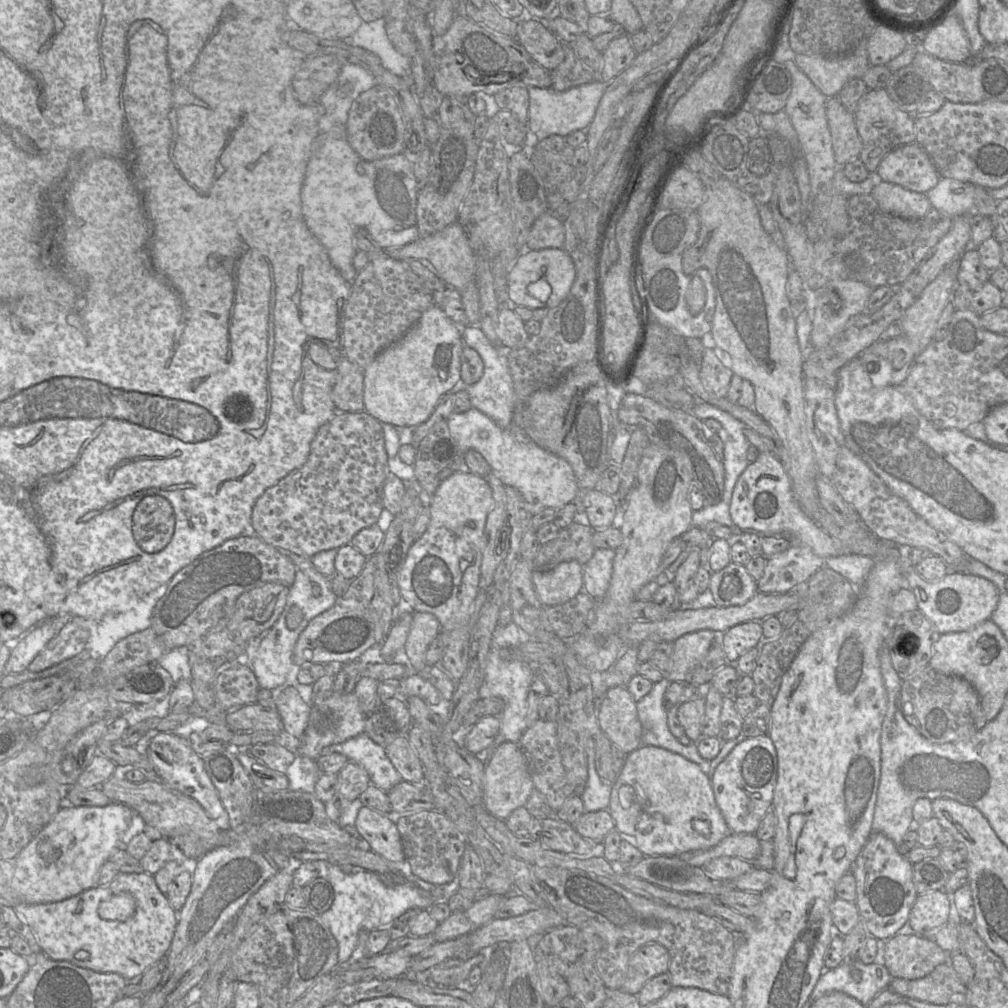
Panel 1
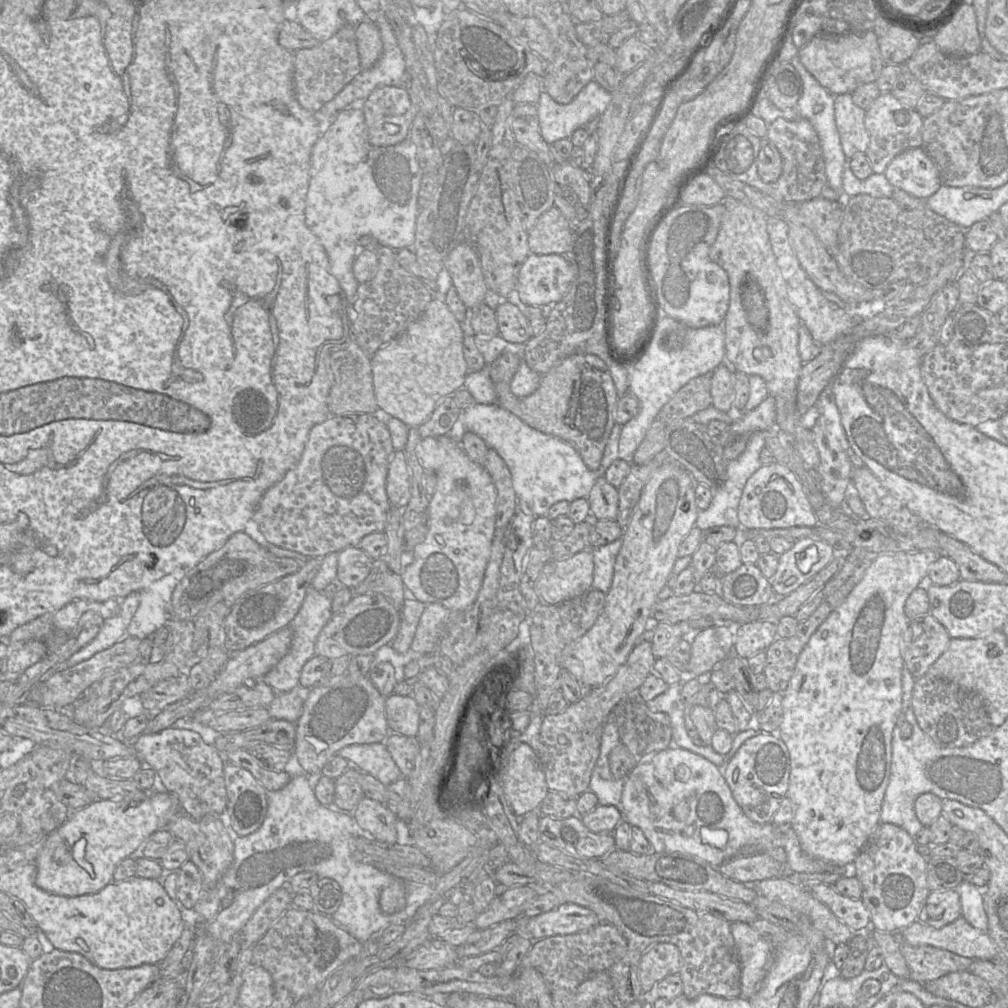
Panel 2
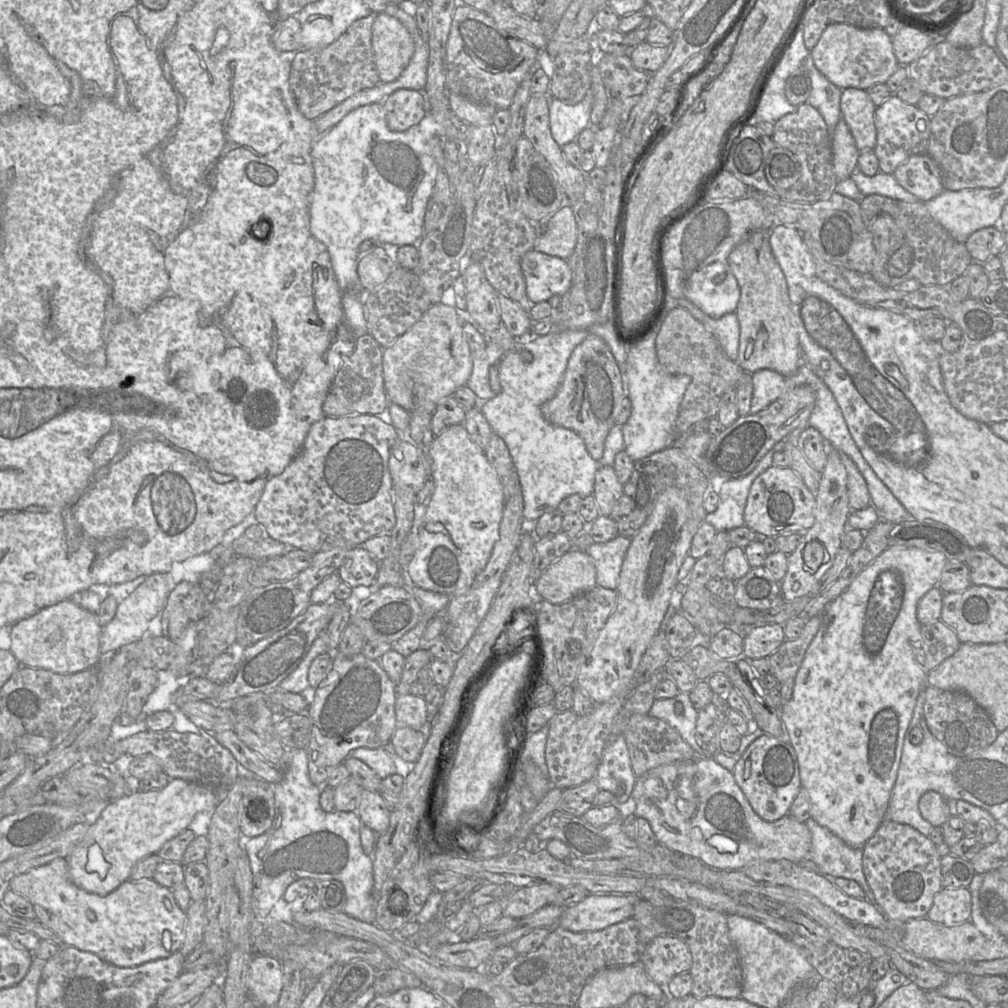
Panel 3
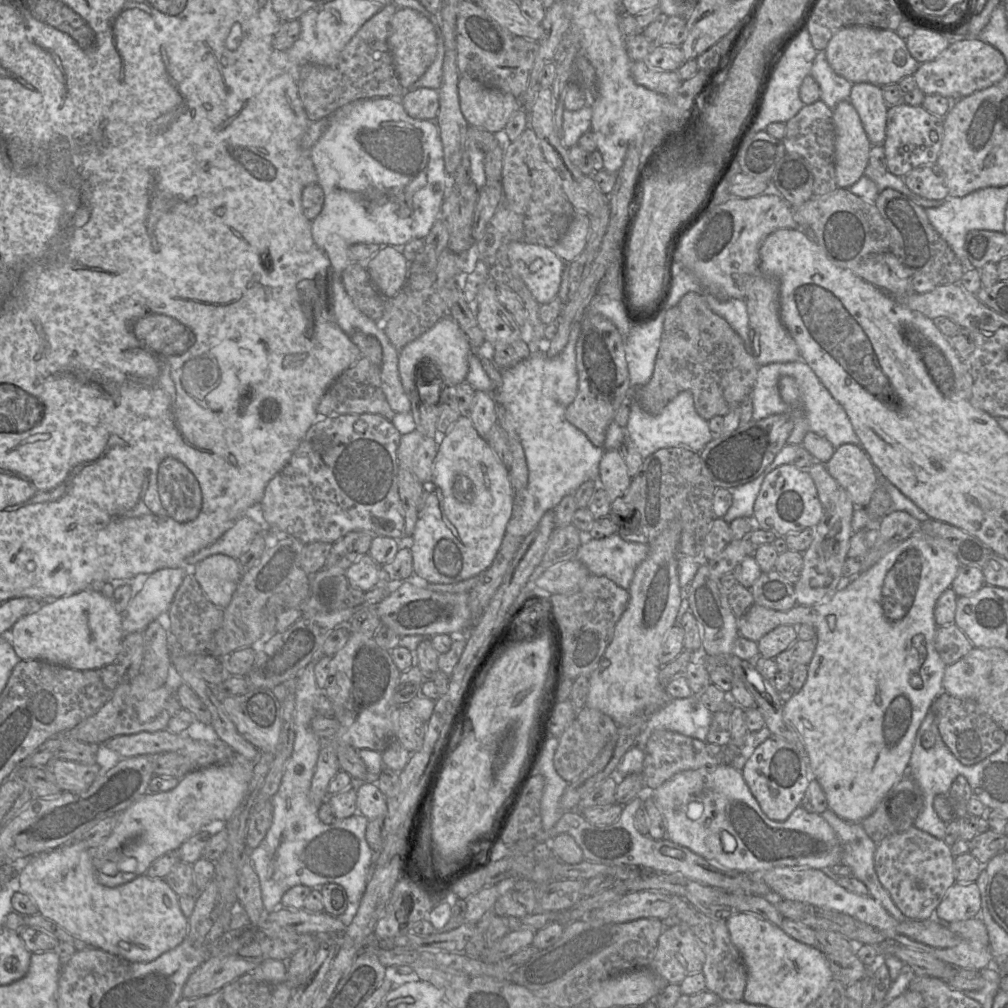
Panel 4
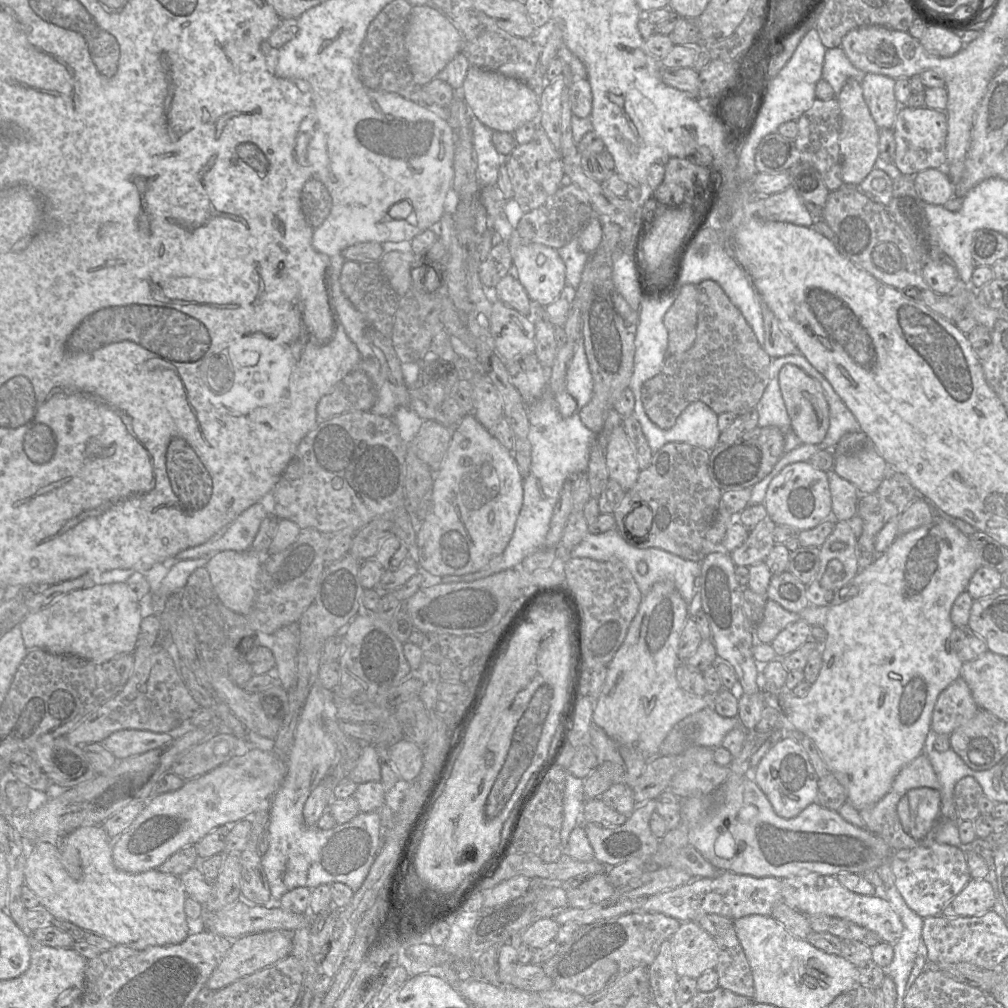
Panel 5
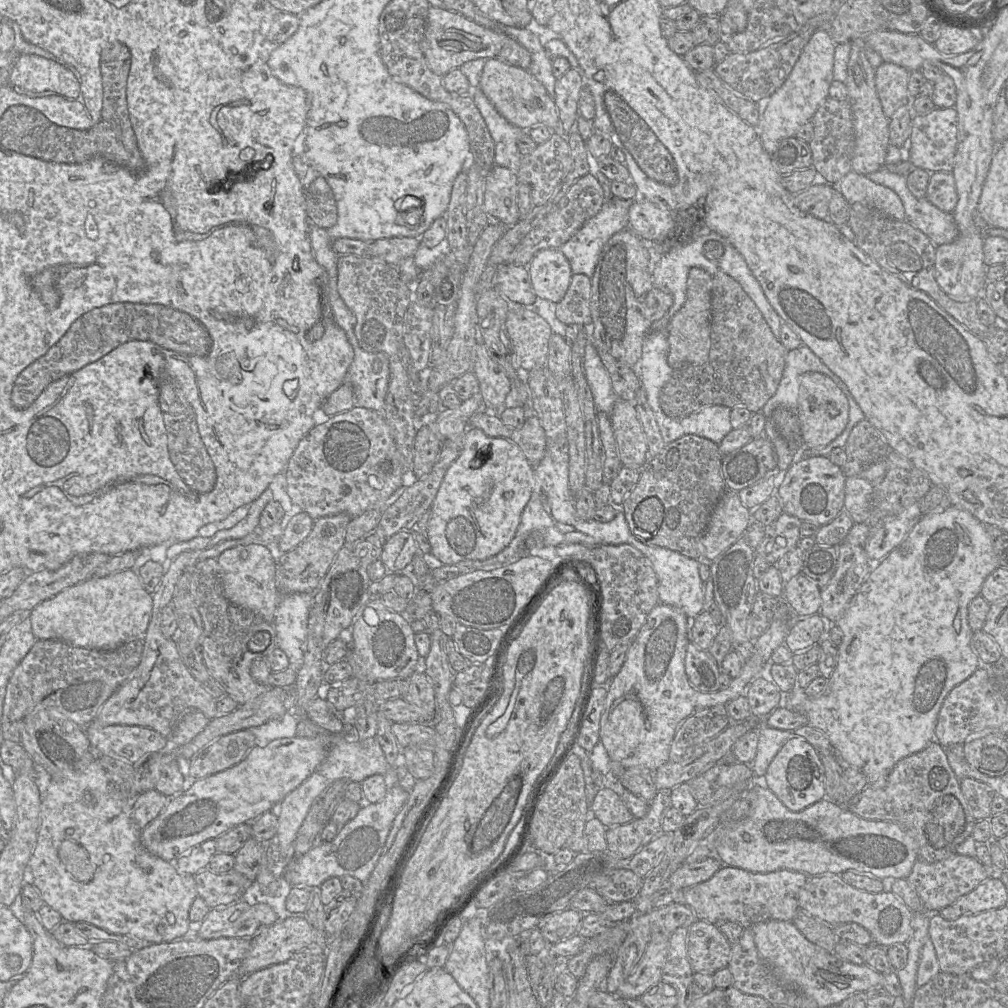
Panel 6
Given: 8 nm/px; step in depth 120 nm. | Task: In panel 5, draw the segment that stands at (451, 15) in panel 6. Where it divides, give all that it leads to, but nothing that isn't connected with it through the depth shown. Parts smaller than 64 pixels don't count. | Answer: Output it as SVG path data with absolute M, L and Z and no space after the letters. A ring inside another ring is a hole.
M413 6L405 35L408 63L414 81L423 86L431 82L462 50L462 36L453 22L440 10Z

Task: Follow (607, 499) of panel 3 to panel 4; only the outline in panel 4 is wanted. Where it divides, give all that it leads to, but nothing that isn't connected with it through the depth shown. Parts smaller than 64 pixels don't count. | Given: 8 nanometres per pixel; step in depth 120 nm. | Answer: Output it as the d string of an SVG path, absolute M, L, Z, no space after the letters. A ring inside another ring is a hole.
M619 449L605 450L599 463L598 483L611 503L625 494L631 479Z

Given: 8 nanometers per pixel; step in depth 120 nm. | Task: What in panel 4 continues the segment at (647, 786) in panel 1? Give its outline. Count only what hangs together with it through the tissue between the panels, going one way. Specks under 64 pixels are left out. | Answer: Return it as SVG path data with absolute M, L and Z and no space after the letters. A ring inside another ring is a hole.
M720 763L714 770L700 768L675 774L651 791L667 828L667 838L690 849L709 863L744 874L754 874L774 867L810 867L823 870L841 864L842 844L830 824L820 815L797 807L785 821L771 820L753 796L742 772Z

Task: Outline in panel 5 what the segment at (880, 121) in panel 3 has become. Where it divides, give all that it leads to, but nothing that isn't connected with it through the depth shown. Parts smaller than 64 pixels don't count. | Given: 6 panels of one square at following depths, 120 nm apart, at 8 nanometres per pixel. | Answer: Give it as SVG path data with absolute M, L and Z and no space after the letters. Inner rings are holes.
M900 105L892 126L896 143L893 163L903 175L915 175L928 168L946 166L946 138L948 133L946 109L910 108Z

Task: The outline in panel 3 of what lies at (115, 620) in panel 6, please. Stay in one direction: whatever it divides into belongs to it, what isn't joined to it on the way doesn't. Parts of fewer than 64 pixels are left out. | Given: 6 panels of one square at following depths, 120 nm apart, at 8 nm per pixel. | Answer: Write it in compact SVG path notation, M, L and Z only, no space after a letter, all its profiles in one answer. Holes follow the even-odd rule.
M66 599L14 624L10 651L21 666L73 674L99 663L102 629L96 613L83 609L72 599Z

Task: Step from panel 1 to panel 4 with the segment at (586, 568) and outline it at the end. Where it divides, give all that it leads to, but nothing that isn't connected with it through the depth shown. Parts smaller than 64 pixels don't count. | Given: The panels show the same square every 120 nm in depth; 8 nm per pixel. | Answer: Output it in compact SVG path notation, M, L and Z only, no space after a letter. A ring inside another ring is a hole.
M616 533L602 539L586 539L575 559L587 567L590 574L604 576L628 591L637 566L646 558L649 545L626 542Z

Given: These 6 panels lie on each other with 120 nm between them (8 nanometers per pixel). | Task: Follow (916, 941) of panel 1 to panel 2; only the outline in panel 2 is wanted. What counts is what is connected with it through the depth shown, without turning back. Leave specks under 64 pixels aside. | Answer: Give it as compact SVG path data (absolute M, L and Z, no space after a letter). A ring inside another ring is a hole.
M901 942L900 951L909 969L909 979L919 983L935 980L950 972L967 971L973 961L929 945L911 946Z

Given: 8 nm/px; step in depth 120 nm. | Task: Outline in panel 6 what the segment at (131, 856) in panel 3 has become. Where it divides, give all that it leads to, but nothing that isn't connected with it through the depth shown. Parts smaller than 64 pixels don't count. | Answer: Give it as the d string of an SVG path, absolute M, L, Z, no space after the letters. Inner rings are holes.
M323 737L279 738L264 747L255 746L236 765L215 774L192 780L186 788L169 800L159 815L141 831L141 842L147 851L166 861L175 860L194 846L216 839L232 827L251 822L281 802L290 792L302 784L326 757Z

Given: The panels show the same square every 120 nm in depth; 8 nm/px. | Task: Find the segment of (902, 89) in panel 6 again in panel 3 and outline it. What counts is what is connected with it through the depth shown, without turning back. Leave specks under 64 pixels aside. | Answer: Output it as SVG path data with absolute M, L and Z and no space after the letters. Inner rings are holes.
M842 89L840 99L841 118L848 125L860 152L873 150L877 132L874 124L876 105L864 89Z

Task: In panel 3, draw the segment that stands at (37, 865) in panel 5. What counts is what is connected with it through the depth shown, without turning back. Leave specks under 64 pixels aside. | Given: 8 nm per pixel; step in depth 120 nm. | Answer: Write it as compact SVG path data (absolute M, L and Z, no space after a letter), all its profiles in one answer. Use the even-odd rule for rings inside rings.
M57 858L45 865L35 867L23 874L15 876L9 883L9 890L27 898L36 912L36 919L44 926L51 929L67 946L94 953L101 959L115 966L134 967L150 961L170 957L181 949L185 940L186 913L178 906L172 890L157 883L152 878L139 880L128 879L111 893L107 895L98 895L90 893L73 883L69 876L66 858Z

